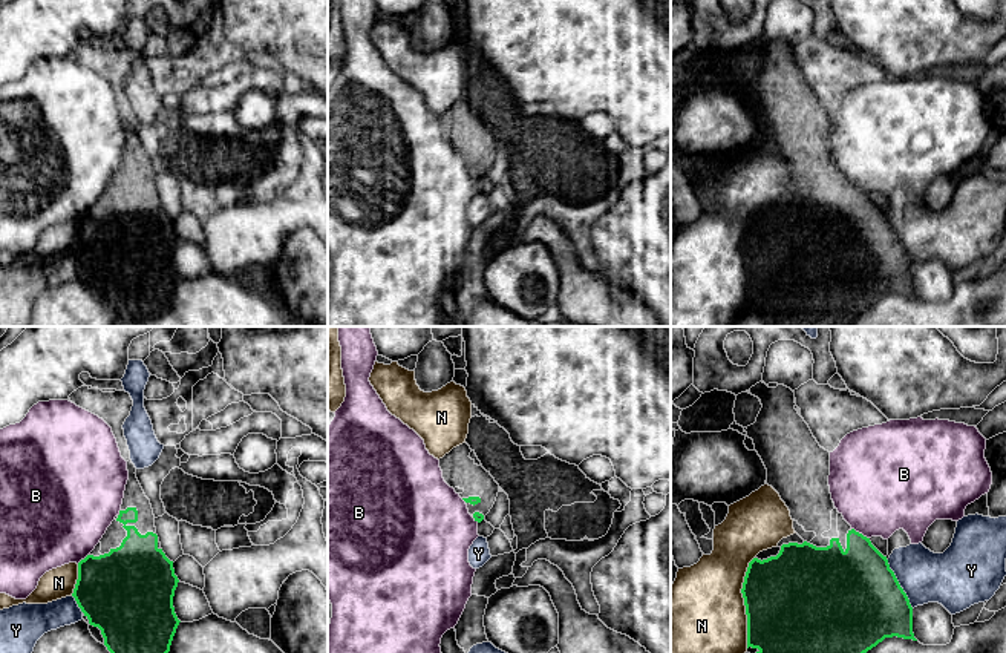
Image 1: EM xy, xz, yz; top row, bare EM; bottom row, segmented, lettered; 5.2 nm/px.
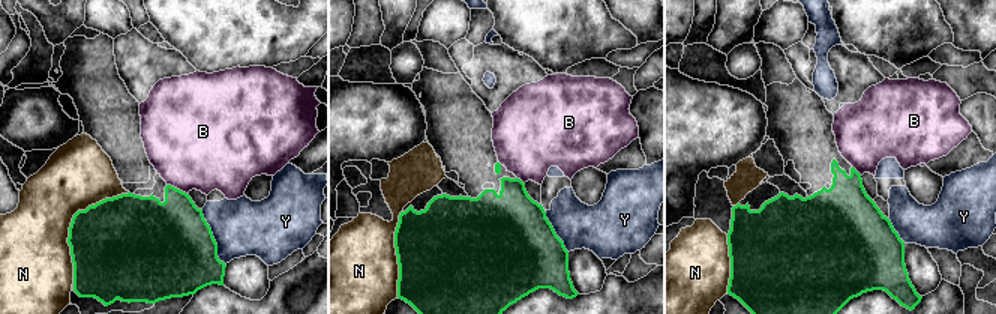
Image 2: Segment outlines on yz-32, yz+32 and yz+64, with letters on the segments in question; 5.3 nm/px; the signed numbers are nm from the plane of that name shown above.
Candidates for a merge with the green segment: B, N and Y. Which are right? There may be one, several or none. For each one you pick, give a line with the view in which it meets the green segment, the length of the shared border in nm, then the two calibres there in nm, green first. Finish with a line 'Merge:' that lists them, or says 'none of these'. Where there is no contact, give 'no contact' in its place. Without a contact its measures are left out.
Merge: none of these

